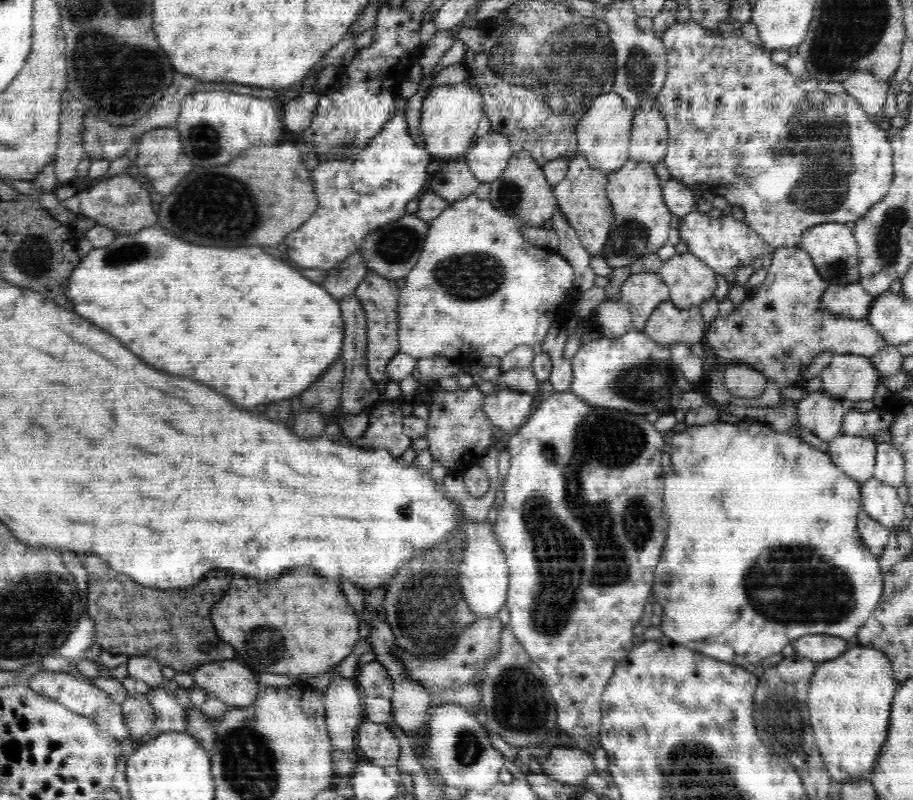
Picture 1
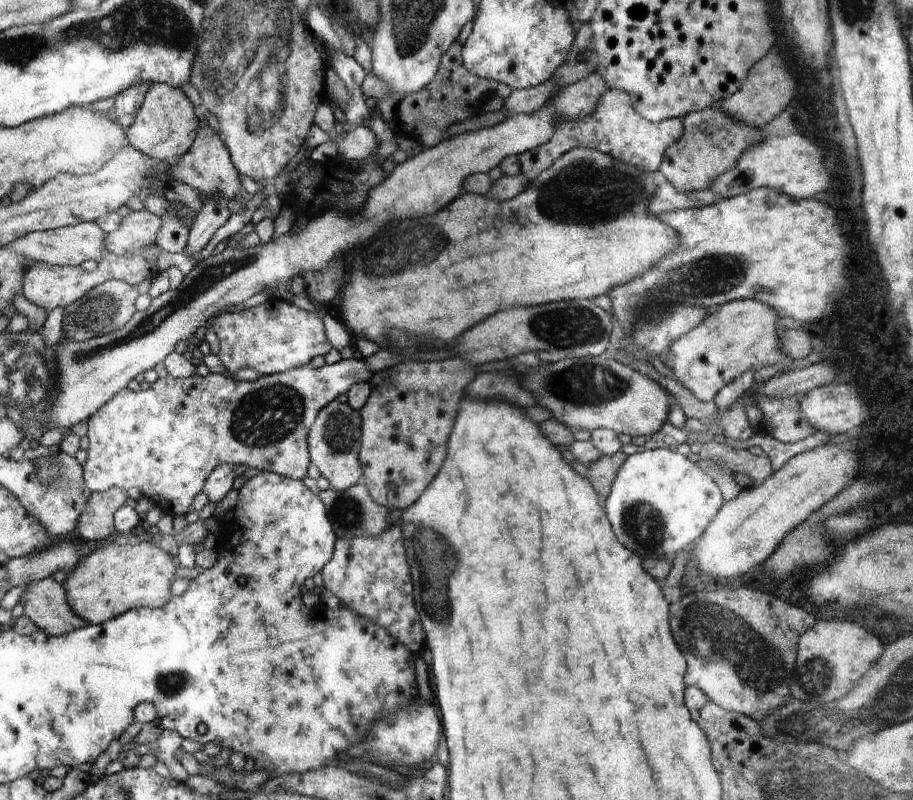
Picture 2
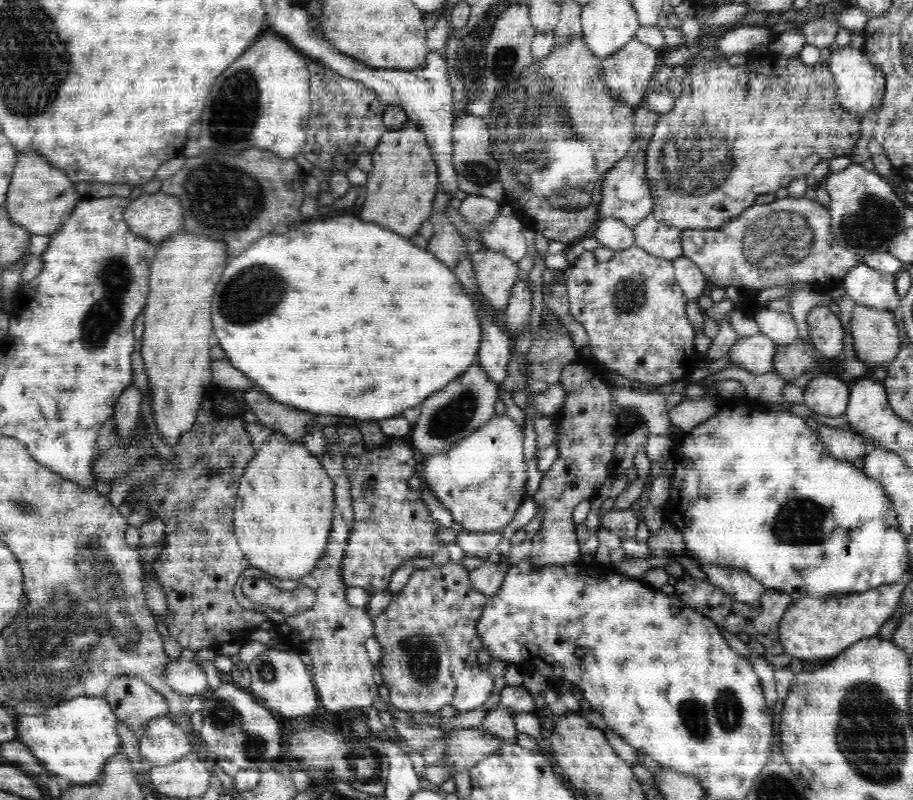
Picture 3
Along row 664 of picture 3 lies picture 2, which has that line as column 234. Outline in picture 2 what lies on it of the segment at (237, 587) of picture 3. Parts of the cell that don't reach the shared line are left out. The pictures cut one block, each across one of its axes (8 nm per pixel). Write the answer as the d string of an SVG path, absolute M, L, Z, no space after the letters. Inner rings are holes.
M274 297L264 300L263 304L242 311L222 311L210 320L209 326L220 340L220 350L217 355L230 376L240 368L252 368L261 375L283 373L288 369L308 364L315 356L326 356L332 348L326 338L322 317L315 312L296 307L296 304L292 304L289 300Z

